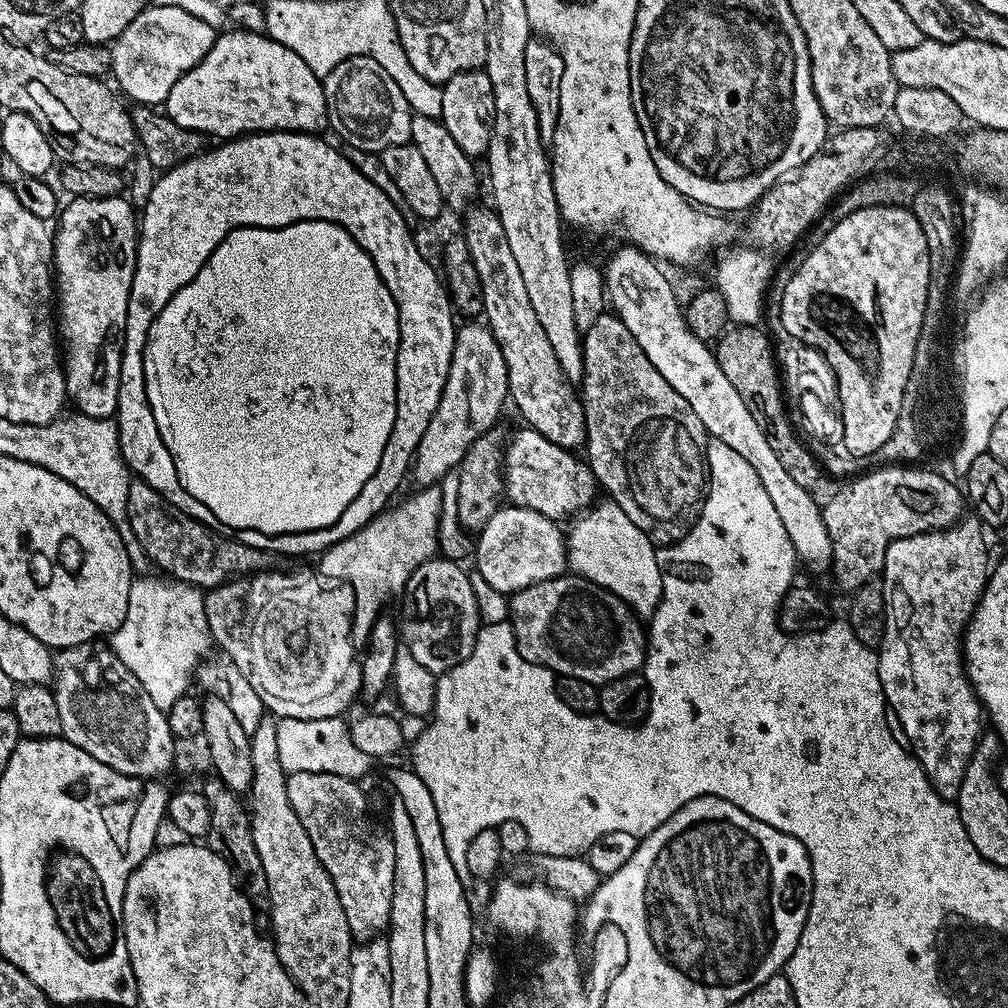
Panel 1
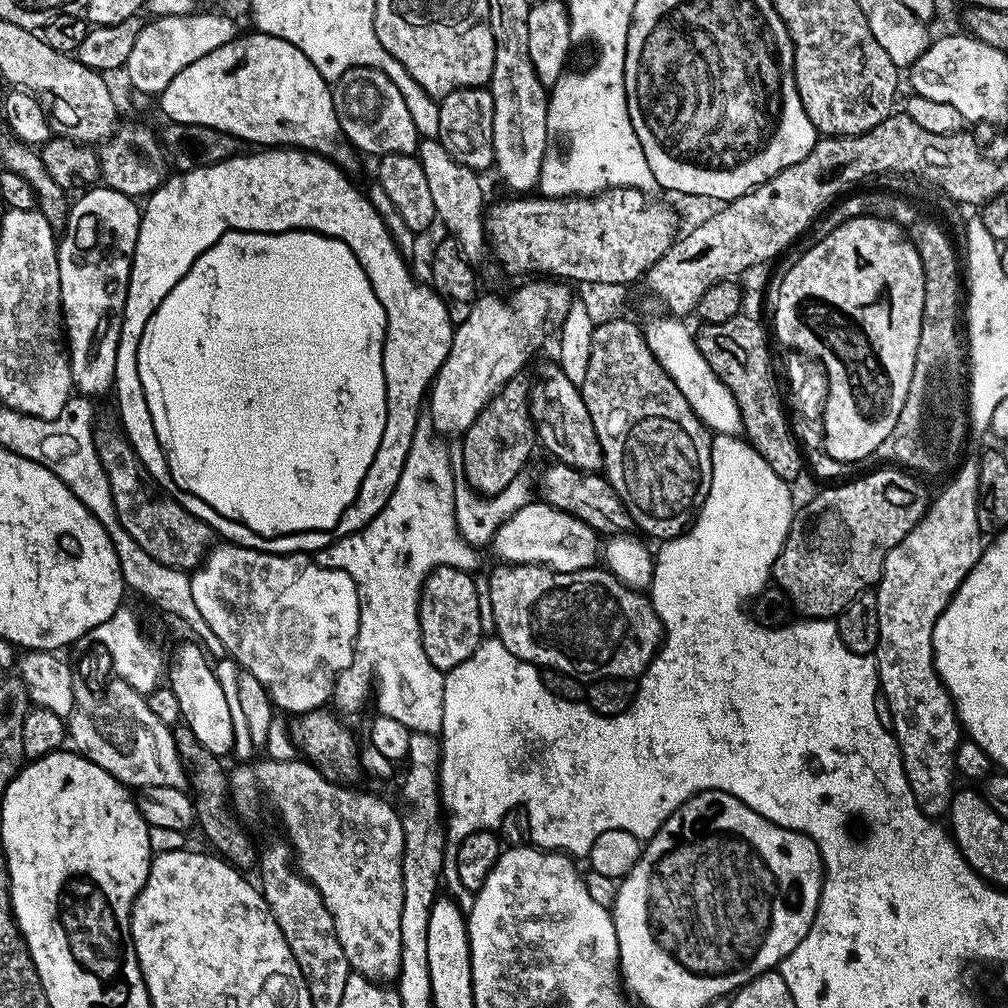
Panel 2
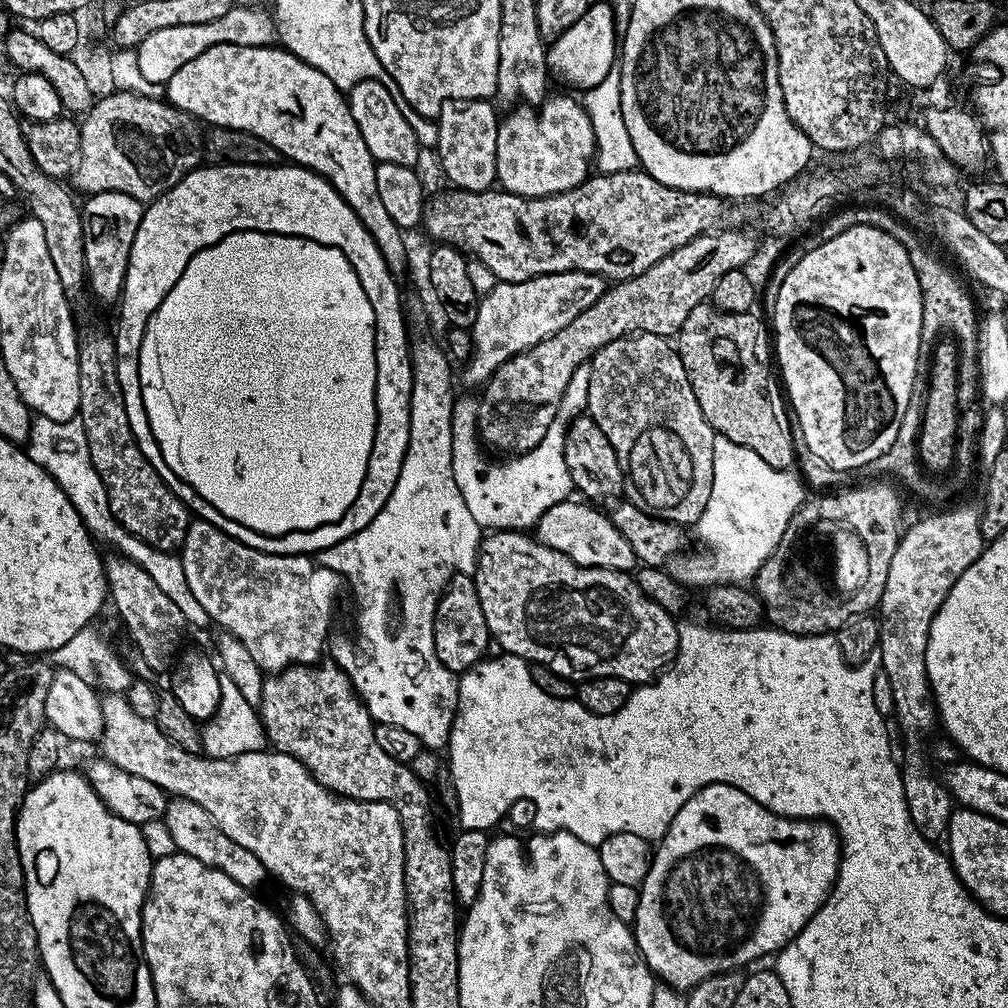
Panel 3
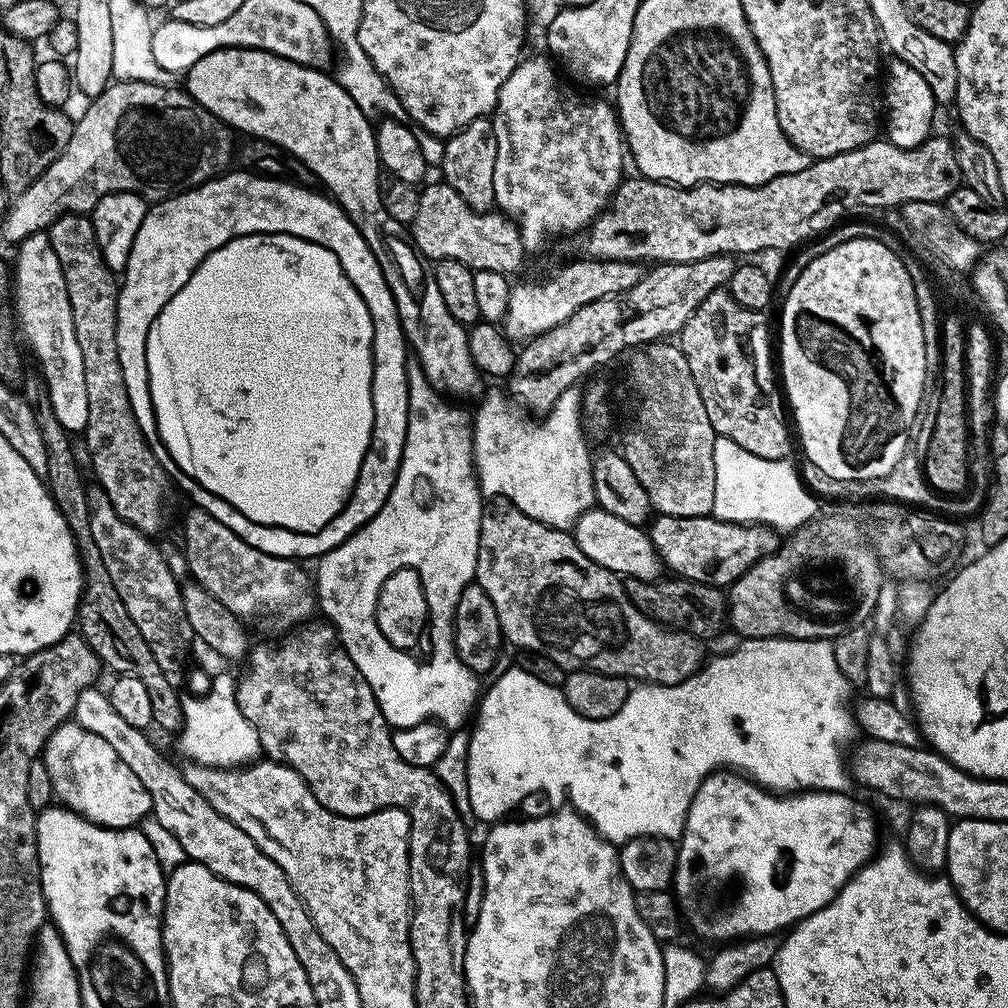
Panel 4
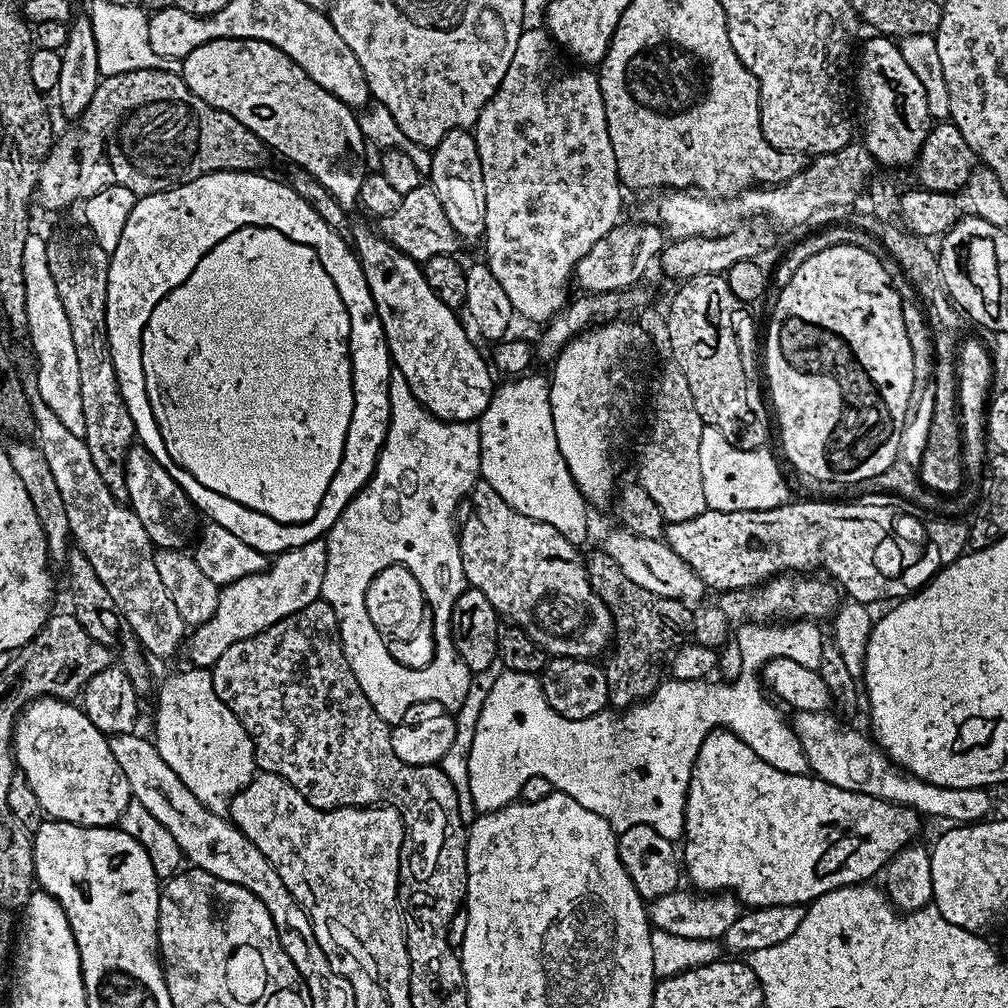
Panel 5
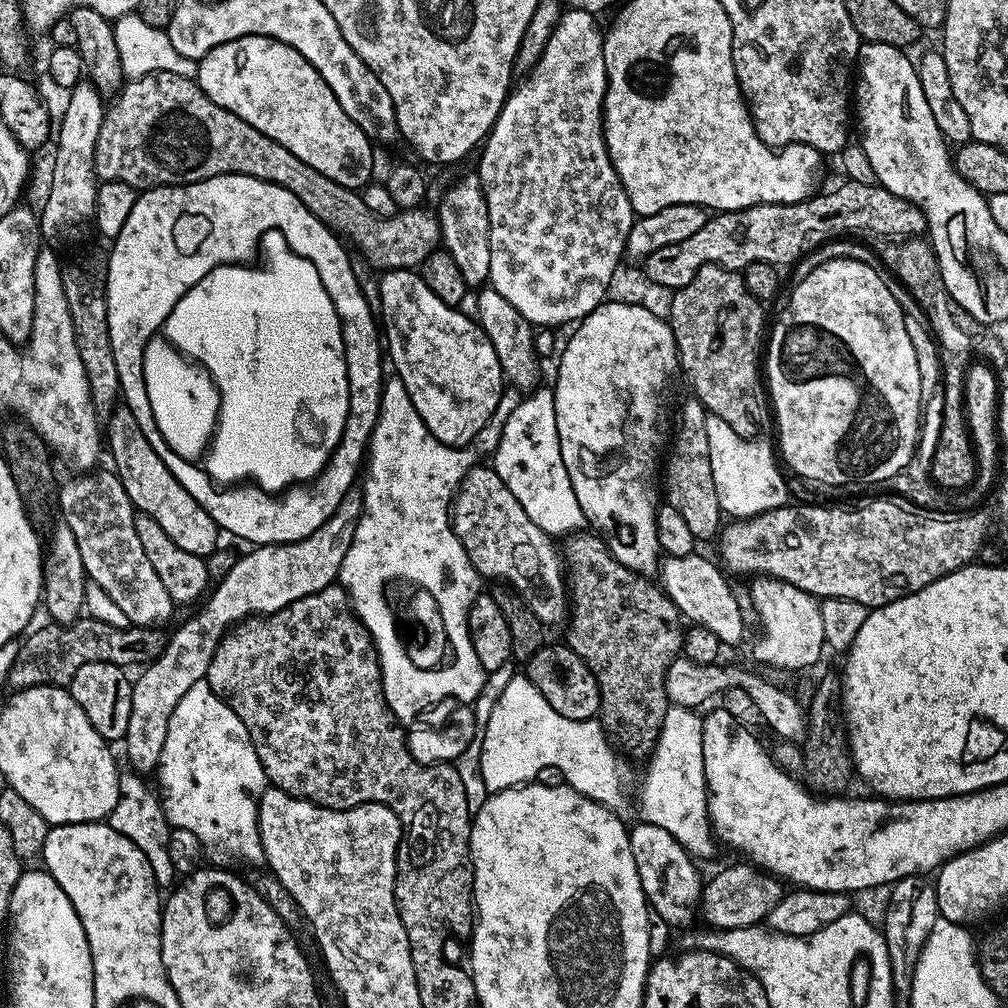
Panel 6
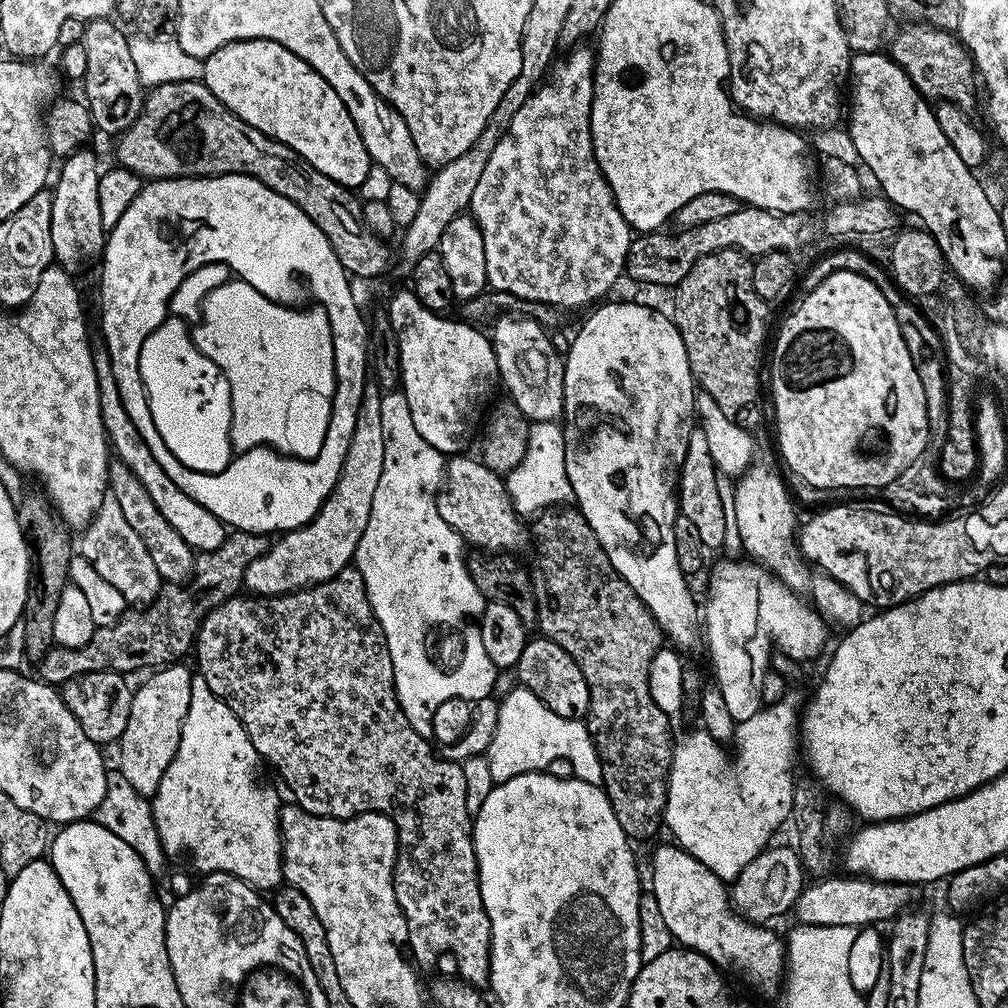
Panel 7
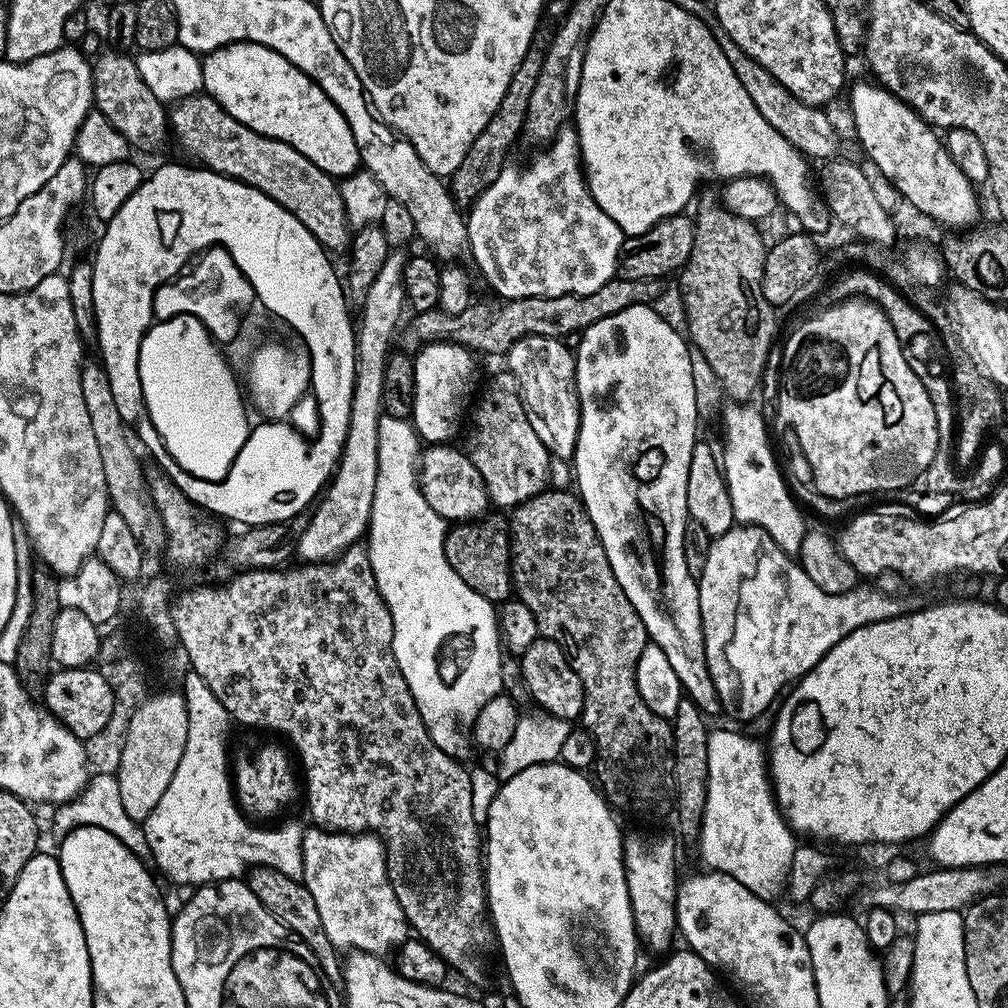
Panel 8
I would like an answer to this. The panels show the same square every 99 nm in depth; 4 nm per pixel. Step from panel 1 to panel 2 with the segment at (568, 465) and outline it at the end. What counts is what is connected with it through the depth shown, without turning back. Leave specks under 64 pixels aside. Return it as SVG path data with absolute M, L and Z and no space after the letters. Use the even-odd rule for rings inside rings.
M559 462L550 463L548 469L540 476L538 496L543 503L554 506L574 518L578 518L587 526L593 528L597 534L615 538L621 534L633 531L632 516L624 504L624 499L612 489L612 484L603 475L594 472L583 472Z

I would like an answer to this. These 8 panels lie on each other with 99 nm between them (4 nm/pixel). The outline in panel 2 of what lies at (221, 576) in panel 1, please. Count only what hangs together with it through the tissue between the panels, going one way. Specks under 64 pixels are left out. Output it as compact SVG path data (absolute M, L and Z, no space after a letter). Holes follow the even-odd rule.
M97 419L92 433L102 470L106 470L106 478L112 487L118 522L126 526L126 534L130 534L130 538L134 538L134 542L138 542L138 546L142 546L142 550L146 550L146 554L154 558L154 562L162 562L162 566L181 570L195 569L208 549L213 547L212 527L186 511L157 484L150 470L146 470L146 466L133 450L119 419Z

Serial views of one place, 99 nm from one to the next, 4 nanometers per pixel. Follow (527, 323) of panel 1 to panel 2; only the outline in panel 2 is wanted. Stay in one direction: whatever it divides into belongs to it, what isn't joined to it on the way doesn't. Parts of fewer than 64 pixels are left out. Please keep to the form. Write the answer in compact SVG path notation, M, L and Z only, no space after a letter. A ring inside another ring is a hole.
M552 362L541 368L537 384L531 387L530 400L531 415L538 418L536 425L539 443L542 446L544 444L553 454L552 458L583 472L599 473L604 466L602 446L598 442L598 434L594 430L590 410L586 410L586 402L581 396L579 385L570 382L560 366ZM548 401L549 406L542 410L542 402Z

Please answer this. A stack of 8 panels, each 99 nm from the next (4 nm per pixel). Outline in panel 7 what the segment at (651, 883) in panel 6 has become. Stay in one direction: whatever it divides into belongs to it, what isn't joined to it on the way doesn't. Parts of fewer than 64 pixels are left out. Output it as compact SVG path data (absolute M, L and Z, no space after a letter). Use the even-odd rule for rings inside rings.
M675 843L660 844L652 852L652 896L656 899L656 908L660 911L660 920L668 927L677 945L693 948L702 954L711 964L729 973L737 972L748 984L753 984L760 992L772 996L781 991L782 981L786 976L786 944L771 932L771 927L754 924L745 920L732 906L729 889L725 881L720 880L696 857L677 846Z

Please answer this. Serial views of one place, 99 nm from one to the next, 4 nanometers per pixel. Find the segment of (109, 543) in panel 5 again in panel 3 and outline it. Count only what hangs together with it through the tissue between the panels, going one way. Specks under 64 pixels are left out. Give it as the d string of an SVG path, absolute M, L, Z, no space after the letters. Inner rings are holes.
M112 554L112 557L105 559L105 580L109 599L111 603L113 600L126 624L137 653L146 660L154 674L167 673L175 663L184 631L188 628L182 610L159 589L150 574L122 555Z

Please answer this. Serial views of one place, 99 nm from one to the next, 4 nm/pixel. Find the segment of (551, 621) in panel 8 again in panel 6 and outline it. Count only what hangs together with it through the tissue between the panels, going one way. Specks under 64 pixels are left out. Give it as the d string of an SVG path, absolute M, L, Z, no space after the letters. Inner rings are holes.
M583 530L565 535L562 542L562 559L566 569L566 591L570 597L570 625L572 629L568 632L566 643L568 647L574 650L574 654L578 654L578 658L582 658L582 662L586 662L586 666L590 666L590 670L594 674L594 678L598 682L598 690L600 691L600 710L598 719L604 728L604 732L608 739L612 741L617 749L629 752L632 756L644 756L643 758L651 757L652 750L656 746L656 740L660 736L660 727L666 718L670 707L670 701L664 683L666 682L666 674L670 670L670 666L681 655L684 646L684 634L686 631L685 625L682 623L681 612L674 602L667 596L664 589L651 584L647 575L639 572L632 572L626 566L622 566L622 562L618 562L618 558L612 556L612 552L600 539L599 535L593 534L591 531Z

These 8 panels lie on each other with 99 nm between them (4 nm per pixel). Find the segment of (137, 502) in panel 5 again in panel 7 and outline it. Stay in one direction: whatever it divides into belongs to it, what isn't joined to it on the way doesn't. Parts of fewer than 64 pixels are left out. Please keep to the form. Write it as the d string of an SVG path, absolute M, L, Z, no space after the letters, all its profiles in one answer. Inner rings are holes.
M93 335L89 339L95 377L98 378L99 412L102 414L104 430L108 435L113 455L126 465L135 477L142 482L147 494L153 499L155 506L161 511L166 522L177 530L180 537L195 551L206 552L218 548L228 535L227 525L212 514L196 500L190 498L177 486L173 479L159 466L156 455L149 445L144 444L133 420L126 413L125 404L121 400L117 379L114 378L112 360L109 358L108 345L101 335Z

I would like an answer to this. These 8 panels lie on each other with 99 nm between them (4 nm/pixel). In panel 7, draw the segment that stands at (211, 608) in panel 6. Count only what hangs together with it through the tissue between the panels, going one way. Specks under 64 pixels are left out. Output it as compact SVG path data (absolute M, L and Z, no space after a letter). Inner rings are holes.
M368 382L364 386L358 418L354 424L354 434L350 434L350 446L346 450L346 458L342 462L342 470L338 474L334 490L325 498L324 505L309 524L283 533L277 539L280 541L276 540L268 552L250 562L250 566L246 568L243 587L257 596L286 595L298 588L310 588L313 584L326 582L338 575L343 568L349 567L353 563L356 547L362 538L362 530L366 530L366 522L370 522L370 506L374 506L385 462L386 434L382 434L382 389L376 382ZM173 662L153 671L149 675L152 677L132 693L130 719L126 722L126 730L122 730L118 741L118 769L126 776L130 785L134 786L134 790L144 797L155 796L162 782L162 774L166 774L166 766L170 766L178 750L182 722L190 706L193 675L193 669L188 669L184 662Z

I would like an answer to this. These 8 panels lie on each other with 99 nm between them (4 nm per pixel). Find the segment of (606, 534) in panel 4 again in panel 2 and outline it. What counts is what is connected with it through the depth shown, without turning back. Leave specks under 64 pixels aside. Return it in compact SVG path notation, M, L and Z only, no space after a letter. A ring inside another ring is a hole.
M543 502L522 506L497 529L490 543L497 561L506 564L542 564L556 572L580 572L596 563L598 534L578 518Z

